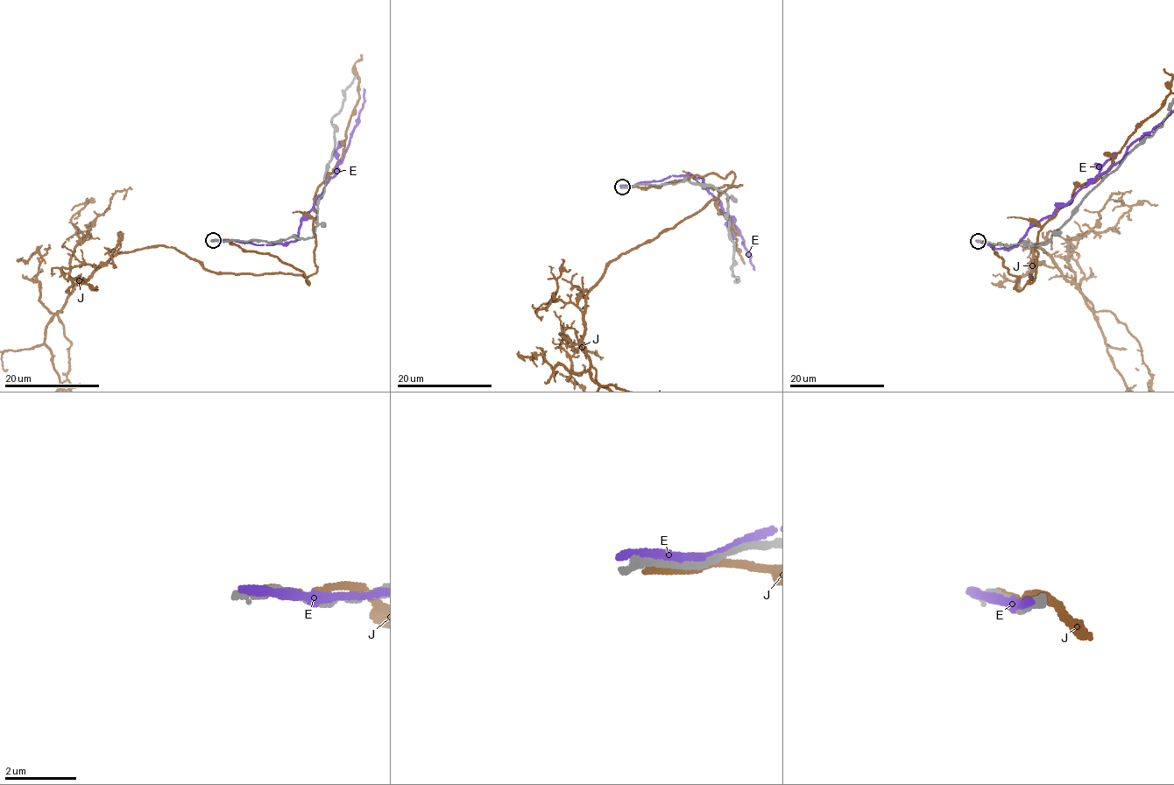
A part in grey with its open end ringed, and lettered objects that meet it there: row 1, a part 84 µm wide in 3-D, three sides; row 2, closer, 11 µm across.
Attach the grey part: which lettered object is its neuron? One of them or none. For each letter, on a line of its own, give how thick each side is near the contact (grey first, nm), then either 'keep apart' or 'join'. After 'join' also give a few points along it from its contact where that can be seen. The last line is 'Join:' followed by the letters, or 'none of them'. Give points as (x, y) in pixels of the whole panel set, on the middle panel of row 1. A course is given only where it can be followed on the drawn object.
E: calibres 220 and 240 nm; keep apart
J: calibres 240 and 280 nm; keep apart
Join: none of them

